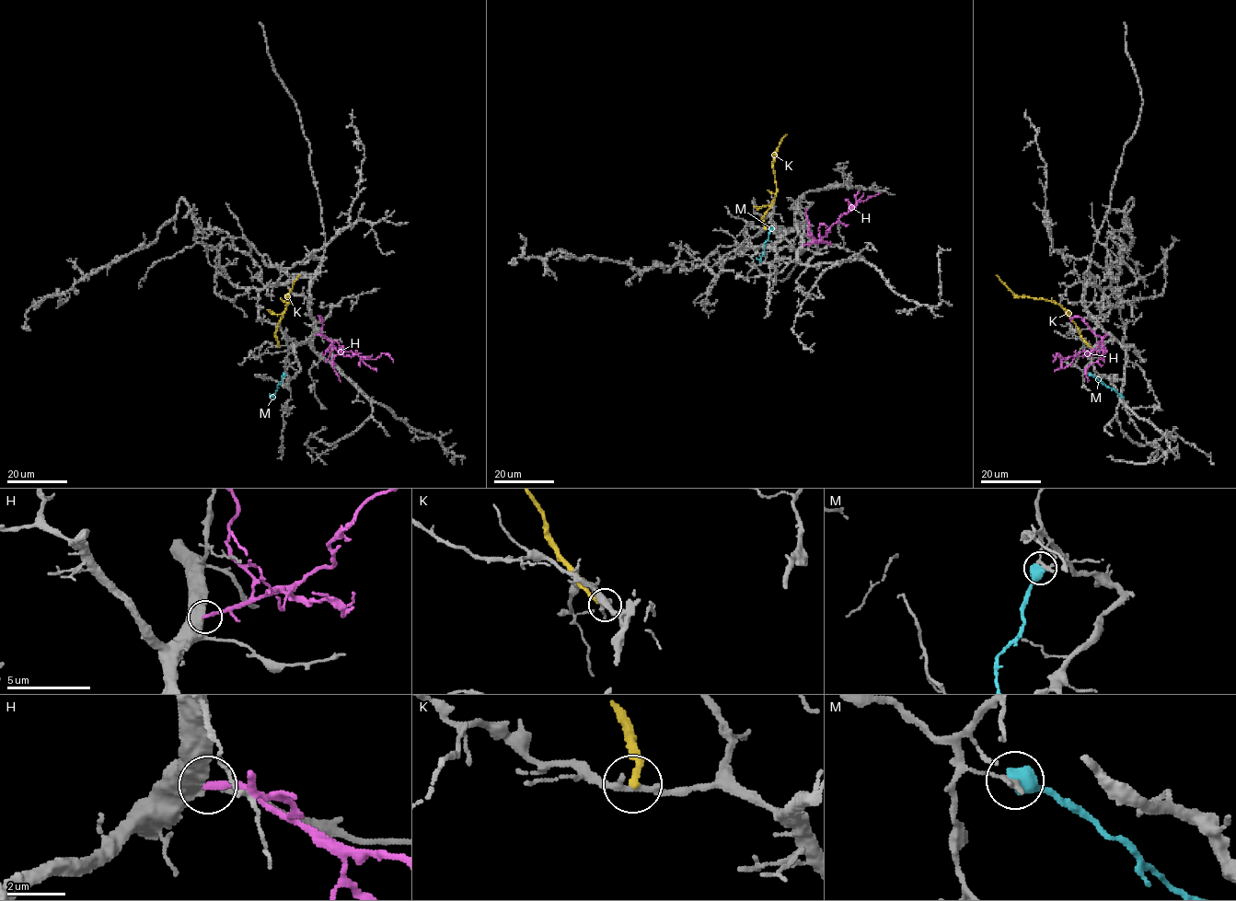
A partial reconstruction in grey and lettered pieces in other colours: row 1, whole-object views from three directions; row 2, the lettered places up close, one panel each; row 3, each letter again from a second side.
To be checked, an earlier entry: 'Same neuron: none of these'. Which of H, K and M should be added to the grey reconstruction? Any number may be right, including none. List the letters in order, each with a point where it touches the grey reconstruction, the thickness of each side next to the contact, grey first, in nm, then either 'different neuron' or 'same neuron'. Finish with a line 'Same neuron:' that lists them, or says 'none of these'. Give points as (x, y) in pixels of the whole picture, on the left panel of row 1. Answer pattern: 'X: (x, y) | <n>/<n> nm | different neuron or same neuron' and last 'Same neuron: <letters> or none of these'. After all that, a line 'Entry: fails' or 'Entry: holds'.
H: (317, 334) | 500/240 nm | different neuron
K: (278, 346) | 220/240 nm | different neuron
M: (284, 375) | 280/650 nm | different neuron
Same neuron: none of these
Entry: holds

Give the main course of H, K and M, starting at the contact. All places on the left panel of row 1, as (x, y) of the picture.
H: (317, 334), (335, 340), (341, 352), (352, 352), (371, 359), (386, 353), (393, 362)
K: (277, 346), (277, 322), (289, 300), (285, 296), (299, 274)
M: (285, 375), (272, 396), (269, 394)

